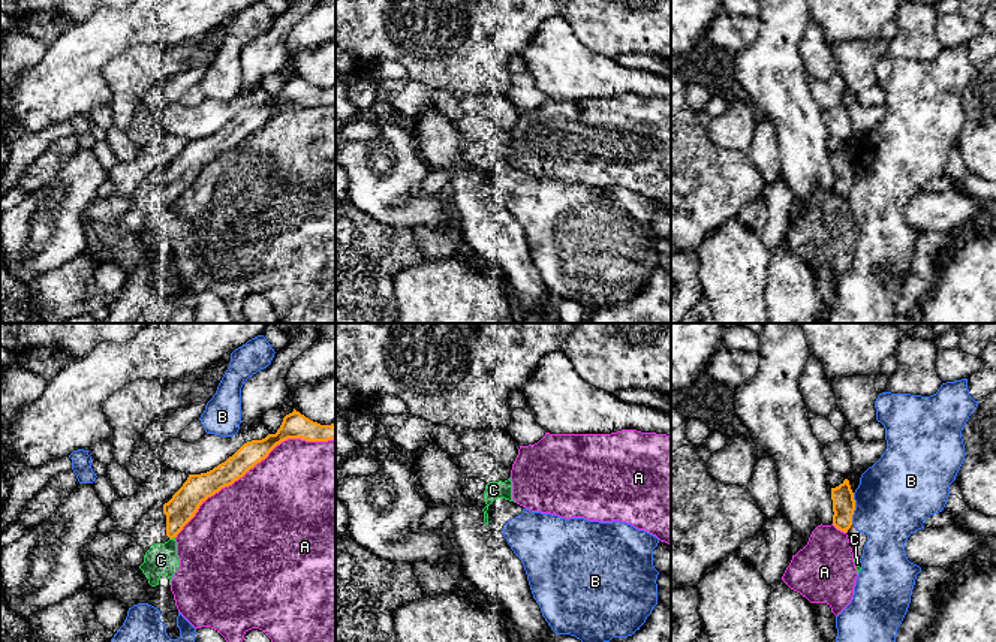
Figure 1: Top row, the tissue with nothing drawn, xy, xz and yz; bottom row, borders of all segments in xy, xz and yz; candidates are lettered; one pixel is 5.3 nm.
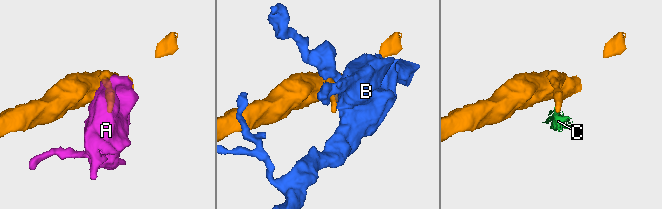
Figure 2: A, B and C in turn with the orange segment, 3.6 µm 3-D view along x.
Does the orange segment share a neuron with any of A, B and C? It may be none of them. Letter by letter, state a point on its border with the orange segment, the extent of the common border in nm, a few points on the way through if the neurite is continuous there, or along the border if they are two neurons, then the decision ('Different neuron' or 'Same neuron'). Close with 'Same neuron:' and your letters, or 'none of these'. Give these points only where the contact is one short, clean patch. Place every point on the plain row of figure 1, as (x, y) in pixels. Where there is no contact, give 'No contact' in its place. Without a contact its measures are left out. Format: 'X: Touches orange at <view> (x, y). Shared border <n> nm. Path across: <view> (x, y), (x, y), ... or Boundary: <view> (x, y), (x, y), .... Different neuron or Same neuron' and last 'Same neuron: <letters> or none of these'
A: Touches orange at xy (250, 132). Shared border 1000 nm. Different neuron
B: Touches orange at yz (854, 172). Shared border 170 nm. Different neuron
C: Touches orange at xy (171, 202). Shared border 40 nm. Different neuron
Same neuron: none of these

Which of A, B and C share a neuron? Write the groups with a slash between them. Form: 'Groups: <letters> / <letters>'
Groups: A C / B

